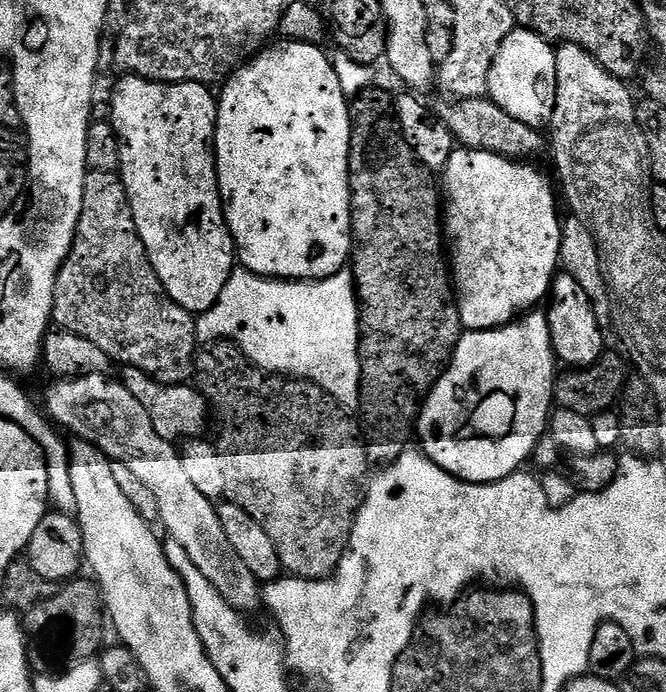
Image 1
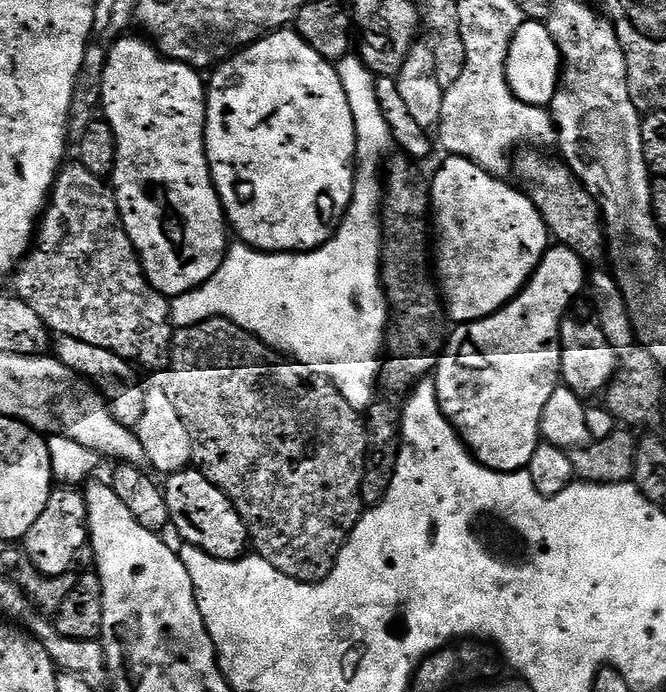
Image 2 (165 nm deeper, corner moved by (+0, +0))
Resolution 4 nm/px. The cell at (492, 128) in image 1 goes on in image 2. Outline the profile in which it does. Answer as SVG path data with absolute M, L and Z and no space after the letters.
M528 150L524 154L515 165L514 176L521 180L521 185L528 184L524 185L527 194L542 214L549 237L559 247L574 250L574 254L578 254L578 258L582 258L585 265L592 266L600 259L603 261L606 256L604 220L600 216L600 208L596 205L595 198L585 190L580 179L561 159L551 160L549 153L544 150Z

